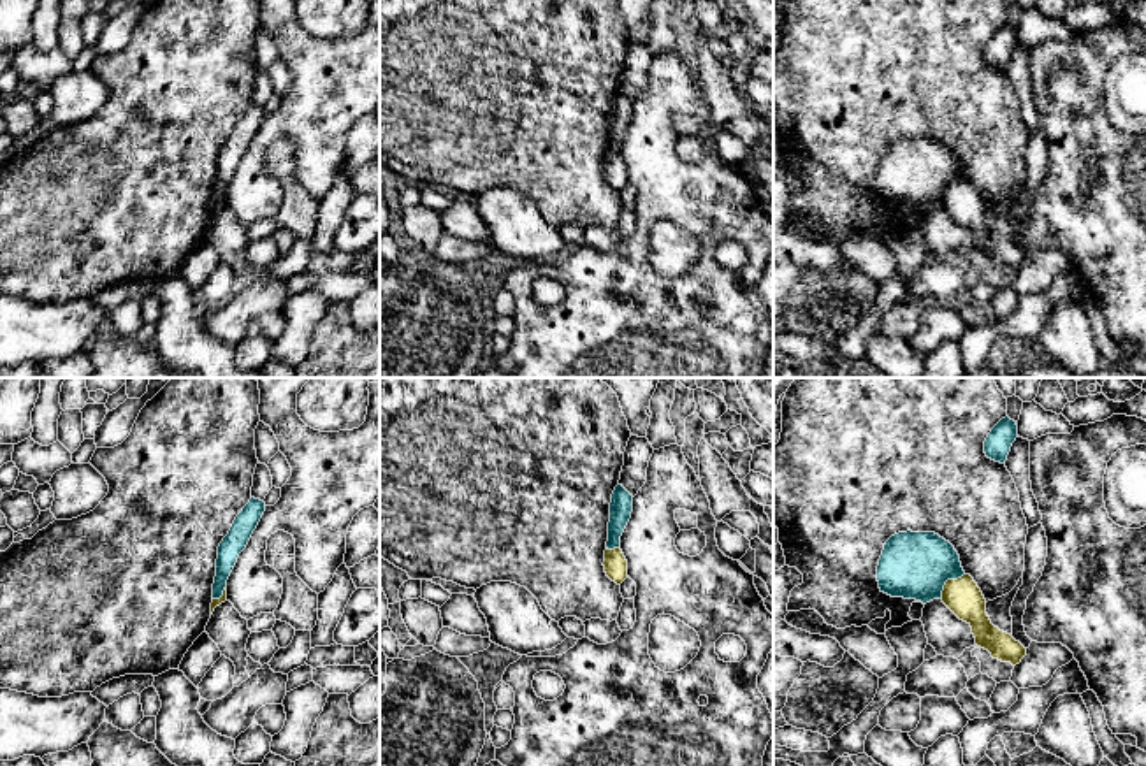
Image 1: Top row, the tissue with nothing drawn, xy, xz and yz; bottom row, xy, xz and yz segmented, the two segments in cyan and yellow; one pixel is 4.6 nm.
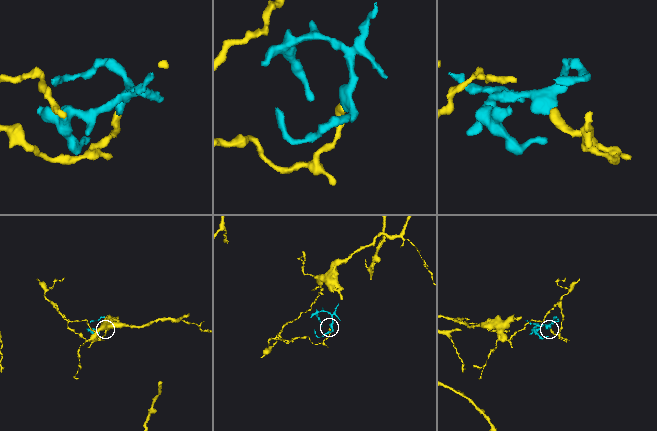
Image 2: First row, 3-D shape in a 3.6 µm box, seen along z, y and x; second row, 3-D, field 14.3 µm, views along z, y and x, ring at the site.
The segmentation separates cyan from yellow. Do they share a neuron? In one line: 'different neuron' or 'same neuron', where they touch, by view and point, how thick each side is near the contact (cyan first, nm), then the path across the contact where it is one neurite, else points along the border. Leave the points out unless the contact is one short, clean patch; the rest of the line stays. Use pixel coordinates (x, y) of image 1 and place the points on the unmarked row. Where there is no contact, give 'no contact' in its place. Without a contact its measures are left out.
different neuron; contact yz (946, 187); calibres 300 and 170 nm; border yz (964, 180), (948, 187), (939, 204)

